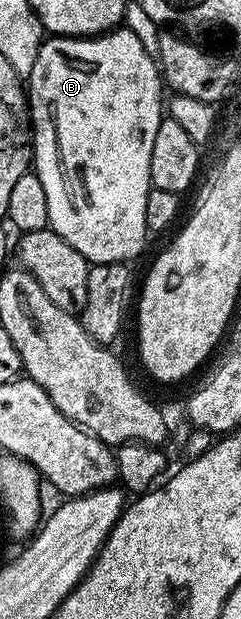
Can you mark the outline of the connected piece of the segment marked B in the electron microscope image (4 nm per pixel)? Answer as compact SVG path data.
M116 28L108 30L106 34L92 36L89 38L65 38L62 36L51 36L44 41L43 47L37 52L37 64L33 64L33 72L26 75L25 78L25 93L29 99L29 109L31 111L31 128L33 131L33 170L38 174L41 184L45 188L45 200L49 200L49 226L55 233L60 234L66 242L73 248L77 248L77 252L81 252L81 256L85 256L88 263L94 264L97 262L127 262L135 258L143 250L143 245L149 239L149 231L145 224L145 200L149 196L149 192L153 189L151 185L151 153L153 152L153 139L157 137L157 128L163 122L165 117L165 83L159 73L159 67L156 59L149 51L143 47L143 42L131 30L123 30L124 28Z

